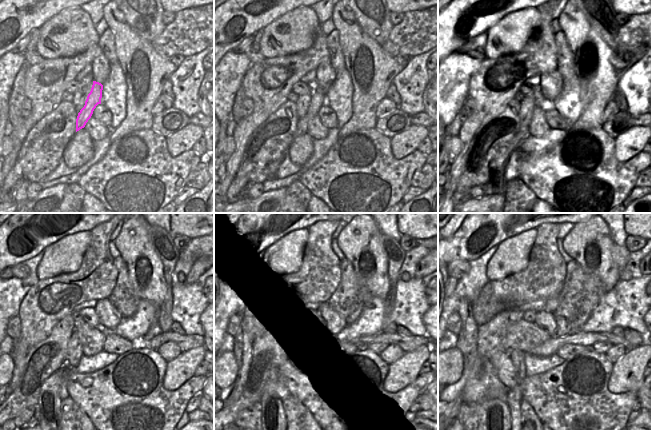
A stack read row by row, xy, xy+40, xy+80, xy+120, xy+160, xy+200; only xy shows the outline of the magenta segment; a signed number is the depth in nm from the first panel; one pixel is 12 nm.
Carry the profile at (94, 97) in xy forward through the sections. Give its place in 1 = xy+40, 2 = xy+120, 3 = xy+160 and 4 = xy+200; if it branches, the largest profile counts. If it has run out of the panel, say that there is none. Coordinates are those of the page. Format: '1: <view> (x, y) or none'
1: xy+40 (317, 98)
2: xy+120 (49, 400)
3: xy+160 (273, 416)
4: xy+200 (498, 415)

